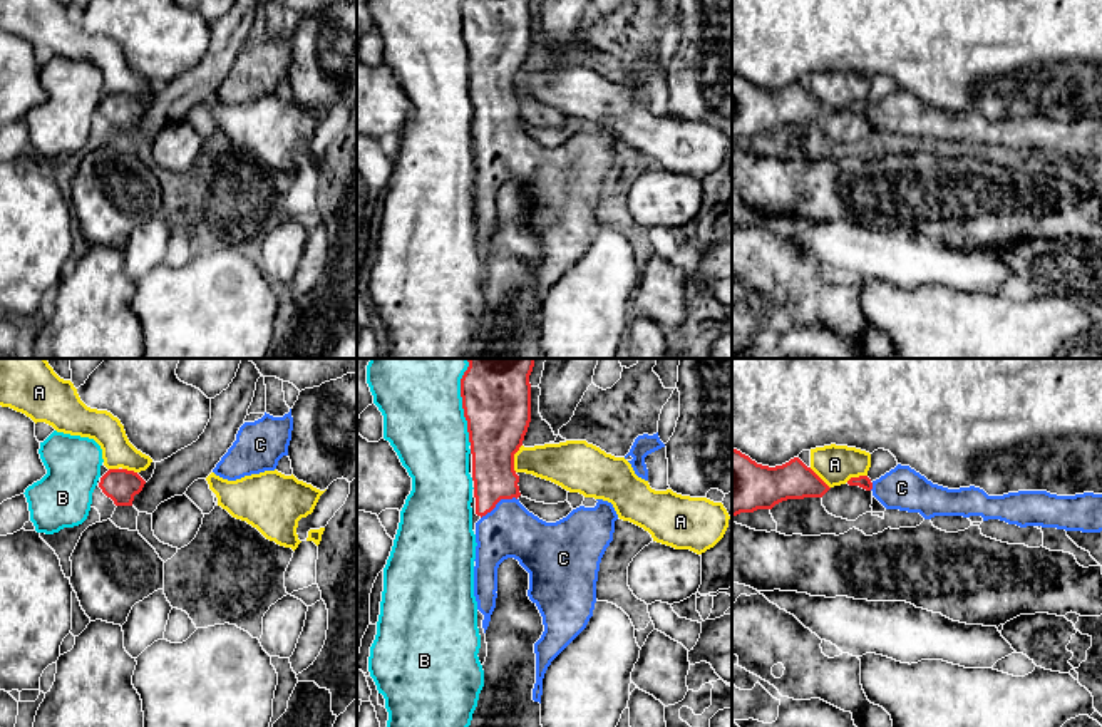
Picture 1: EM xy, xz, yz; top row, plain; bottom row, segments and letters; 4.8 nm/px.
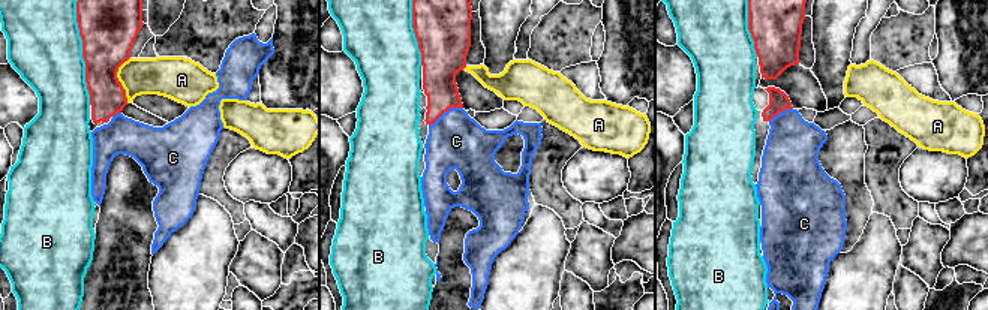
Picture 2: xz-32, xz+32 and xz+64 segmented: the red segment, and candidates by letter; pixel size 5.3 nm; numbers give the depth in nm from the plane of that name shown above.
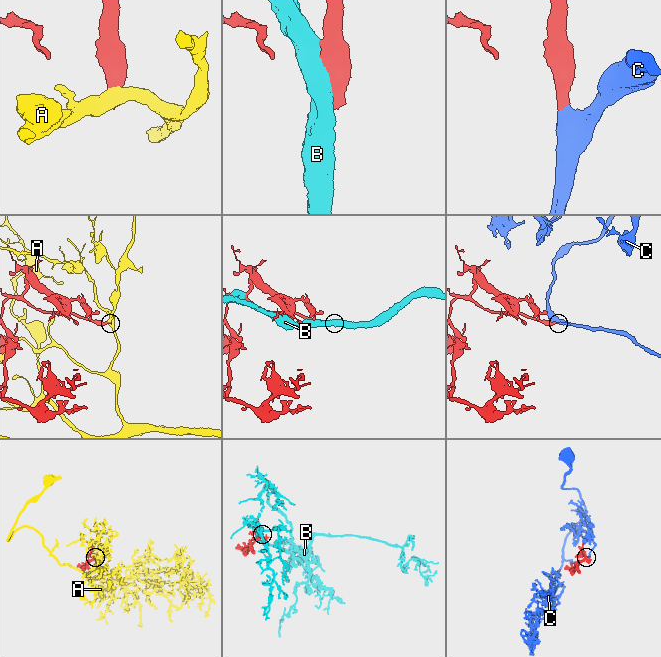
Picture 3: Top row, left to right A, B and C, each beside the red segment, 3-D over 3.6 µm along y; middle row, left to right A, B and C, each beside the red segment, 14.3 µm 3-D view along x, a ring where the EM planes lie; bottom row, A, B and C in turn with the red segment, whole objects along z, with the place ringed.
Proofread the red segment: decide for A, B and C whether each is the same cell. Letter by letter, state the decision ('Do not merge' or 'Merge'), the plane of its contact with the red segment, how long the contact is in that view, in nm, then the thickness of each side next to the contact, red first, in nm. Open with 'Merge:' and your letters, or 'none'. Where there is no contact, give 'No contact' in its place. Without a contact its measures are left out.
Merge: C
A: Do not merge. Touches red in xz. Shared border 140 nm. Thickness 320 nm (red) against 200 nm
B: Do not merge. Touches red in xz. Shared border 340 nm. Thickness 320 nm (red) against 380 nm
C: Merge. Touches red in xz. Shared border 200 nm. Thickness 220 nm (red) against 260 nm

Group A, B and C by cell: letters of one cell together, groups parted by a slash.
A / B / C

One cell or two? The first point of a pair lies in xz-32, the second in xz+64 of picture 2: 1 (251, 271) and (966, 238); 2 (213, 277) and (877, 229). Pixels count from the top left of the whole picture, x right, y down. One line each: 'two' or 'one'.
1: two
2: one

